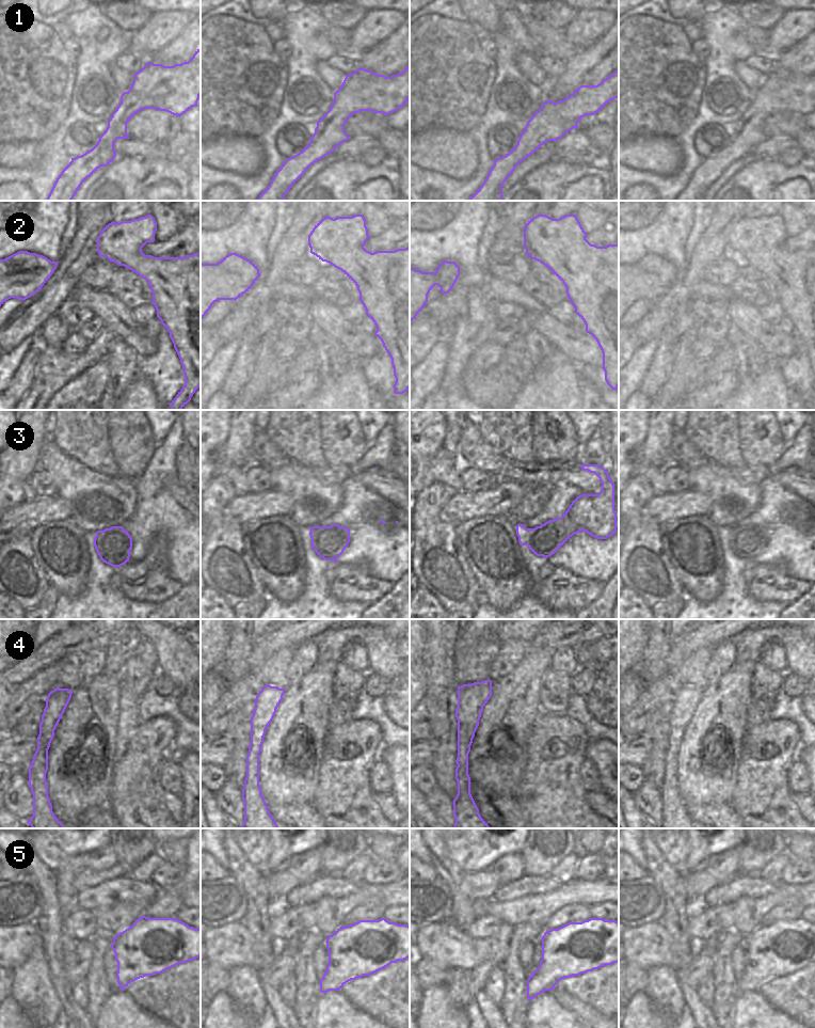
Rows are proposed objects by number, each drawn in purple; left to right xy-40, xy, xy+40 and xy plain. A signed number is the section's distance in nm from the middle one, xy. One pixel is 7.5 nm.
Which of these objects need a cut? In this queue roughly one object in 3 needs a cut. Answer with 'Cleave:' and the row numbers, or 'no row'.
Cleave: no row

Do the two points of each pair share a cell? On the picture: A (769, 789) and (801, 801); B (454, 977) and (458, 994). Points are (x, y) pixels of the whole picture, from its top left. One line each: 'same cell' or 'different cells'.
A: different cells
B: same cell

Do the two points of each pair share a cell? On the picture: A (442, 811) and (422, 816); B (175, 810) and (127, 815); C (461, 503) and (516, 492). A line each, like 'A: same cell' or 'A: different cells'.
A: different cells
B: different cells
C: same cell

